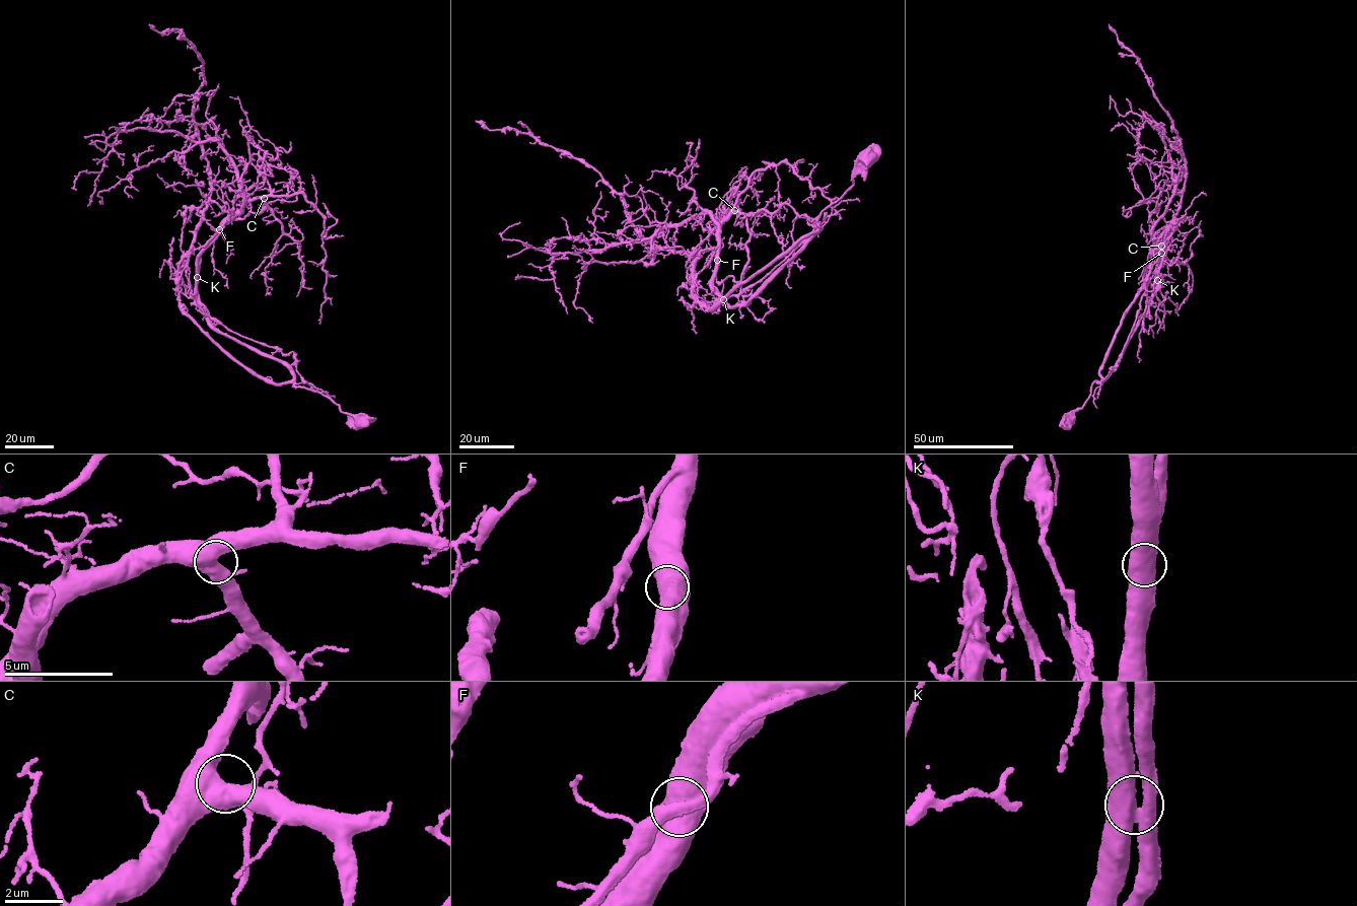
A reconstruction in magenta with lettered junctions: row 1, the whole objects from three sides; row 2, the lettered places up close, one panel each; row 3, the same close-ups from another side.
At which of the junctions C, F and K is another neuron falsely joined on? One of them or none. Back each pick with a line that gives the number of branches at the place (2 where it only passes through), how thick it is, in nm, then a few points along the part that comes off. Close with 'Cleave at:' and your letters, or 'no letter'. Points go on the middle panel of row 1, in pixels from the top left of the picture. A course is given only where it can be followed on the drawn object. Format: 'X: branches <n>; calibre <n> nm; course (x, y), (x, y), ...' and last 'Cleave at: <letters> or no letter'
Cleave at: no letter

